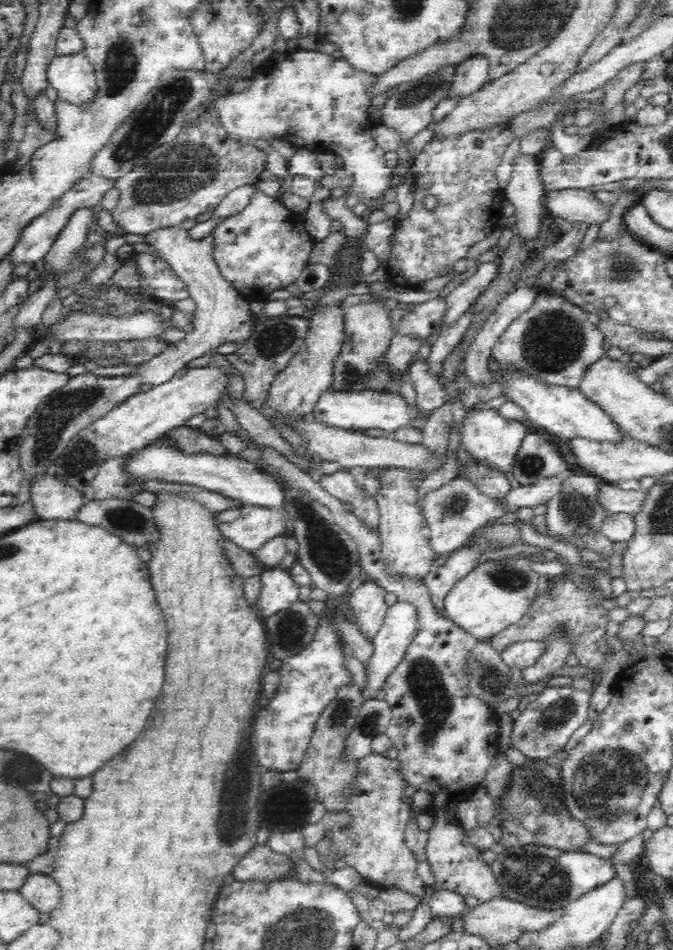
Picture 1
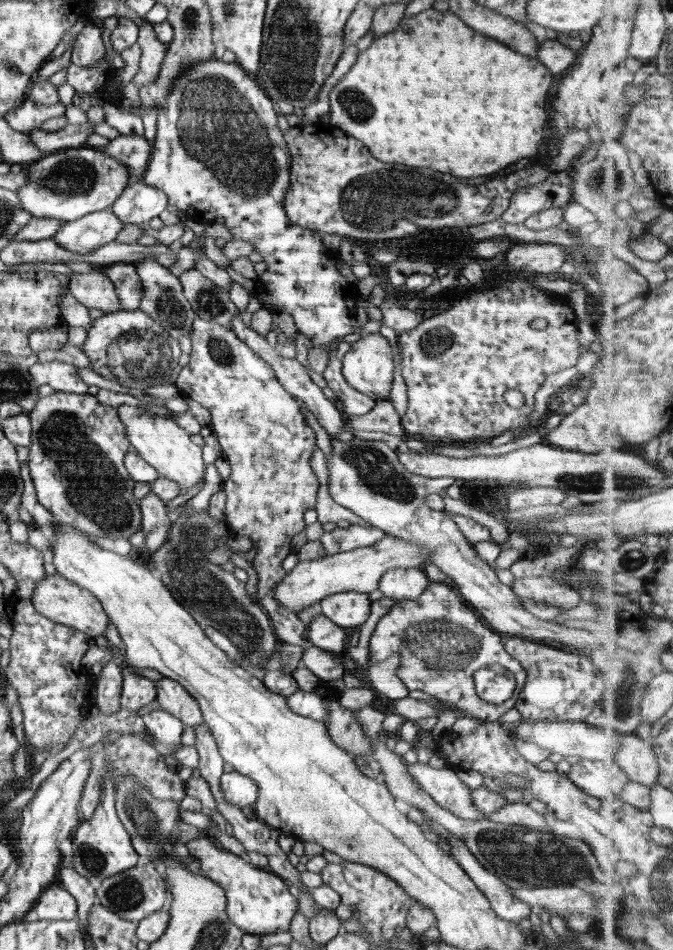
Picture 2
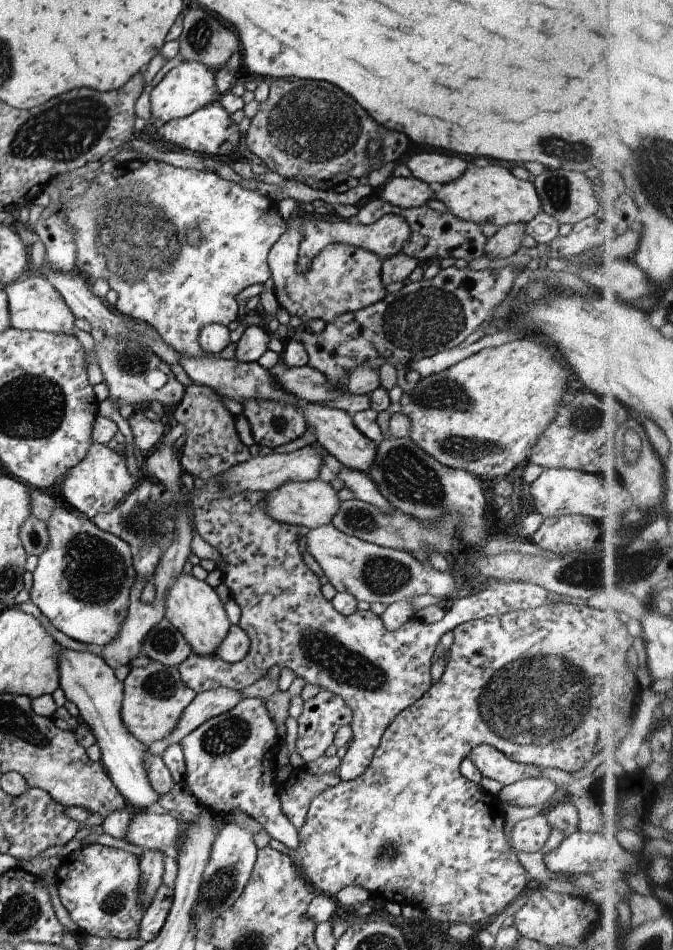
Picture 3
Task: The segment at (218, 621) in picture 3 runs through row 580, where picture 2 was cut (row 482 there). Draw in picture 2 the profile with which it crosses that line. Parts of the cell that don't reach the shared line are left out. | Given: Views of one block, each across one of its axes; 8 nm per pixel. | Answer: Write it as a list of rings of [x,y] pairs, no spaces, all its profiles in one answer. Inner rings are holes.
[[[126,404],[119,405],[117,413],[120,420],[126,425],[126,434],[132,449],[140,455],[140,458],[153,466],[160,477],[177,482],[185,492],[203,482],[206,469],[202,459],[202,448],[190,440],[189,432],[180,428],[176,421],[152,415],[139,406]]]

